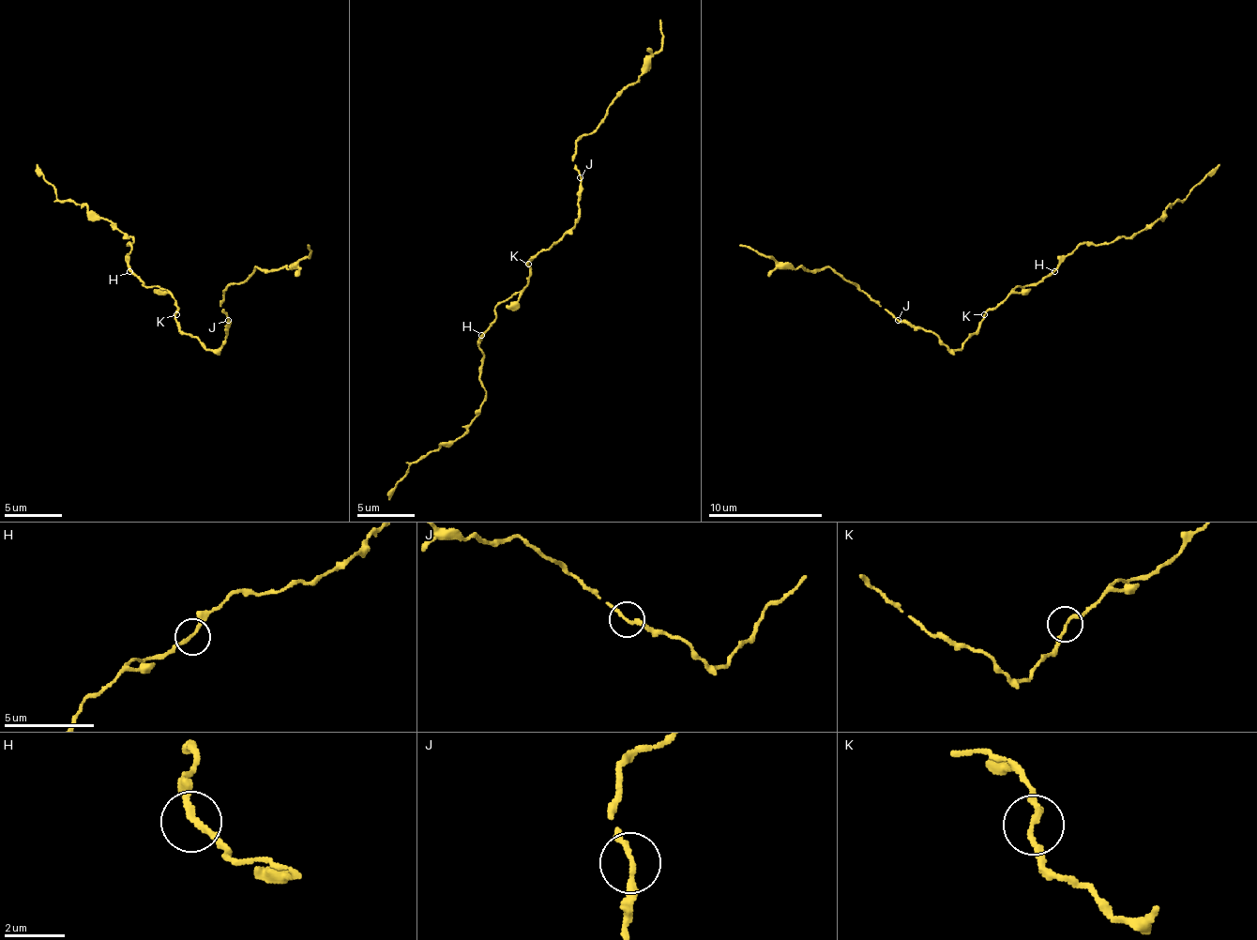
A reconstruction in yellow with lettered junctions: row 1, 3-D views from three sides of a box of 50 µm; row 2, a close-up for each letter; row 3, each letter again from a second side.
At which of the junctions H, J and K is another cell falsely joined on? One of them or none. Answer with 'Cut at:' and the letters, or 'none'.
Cut at: none

